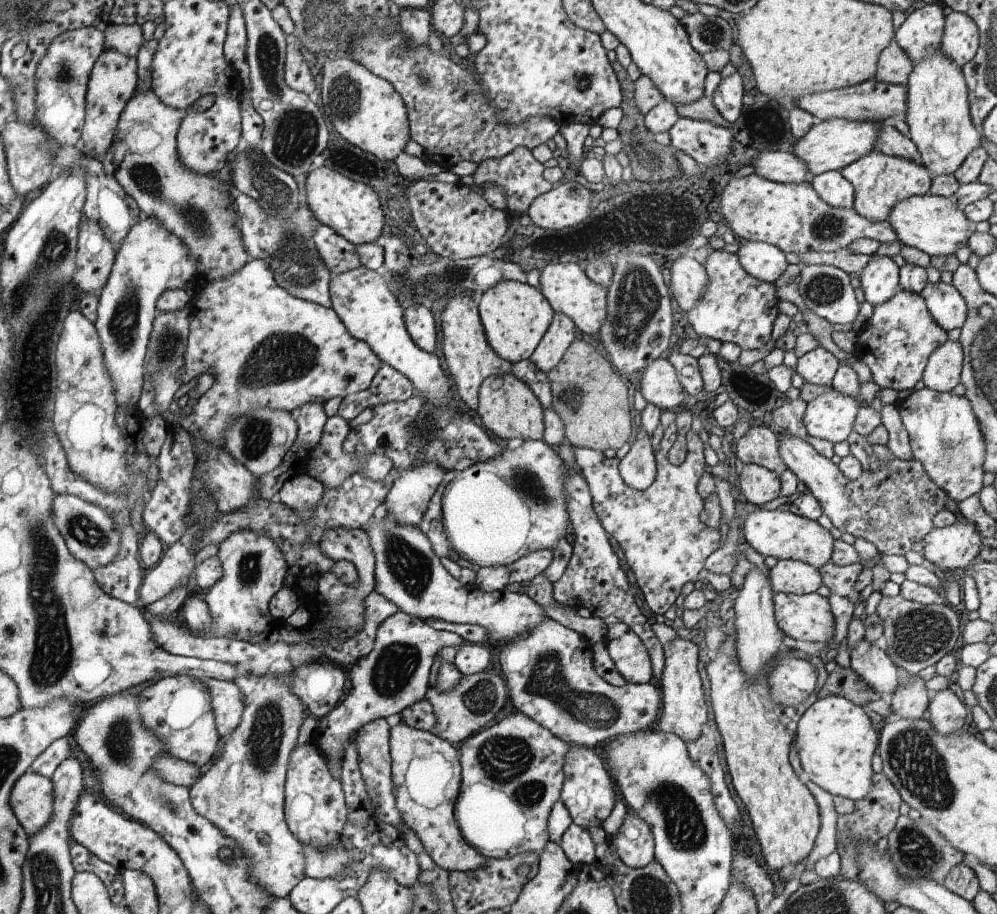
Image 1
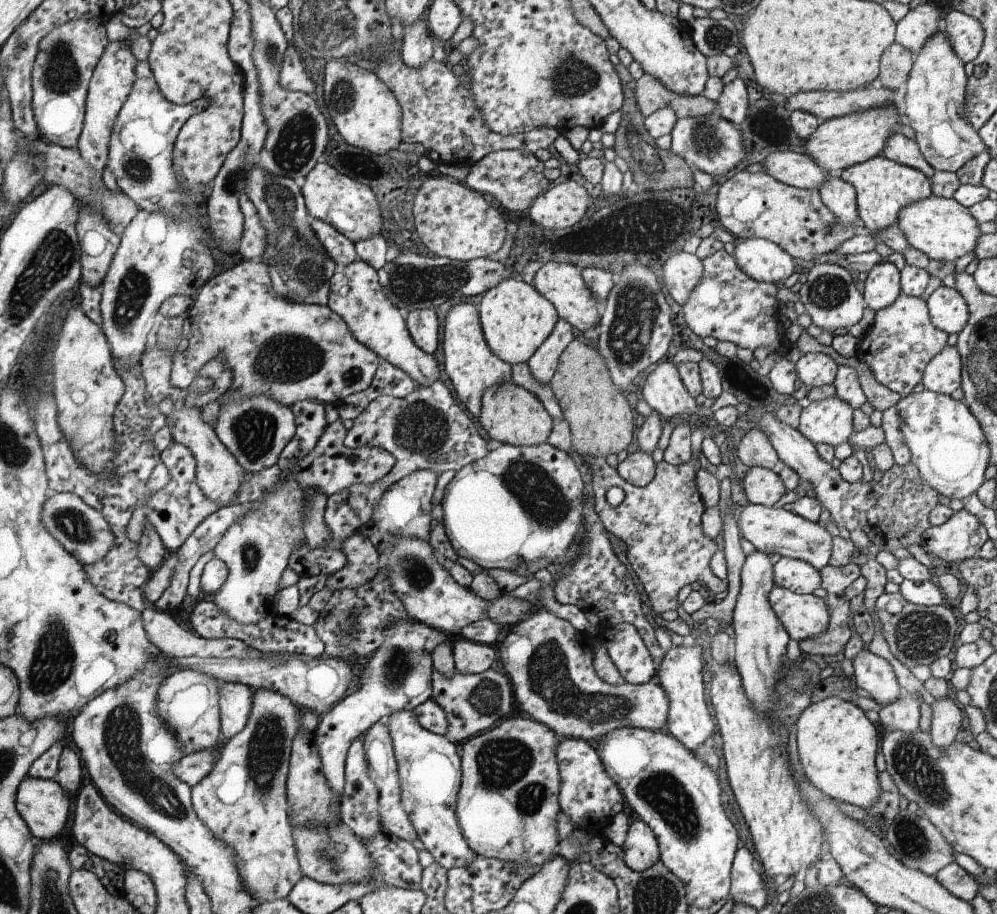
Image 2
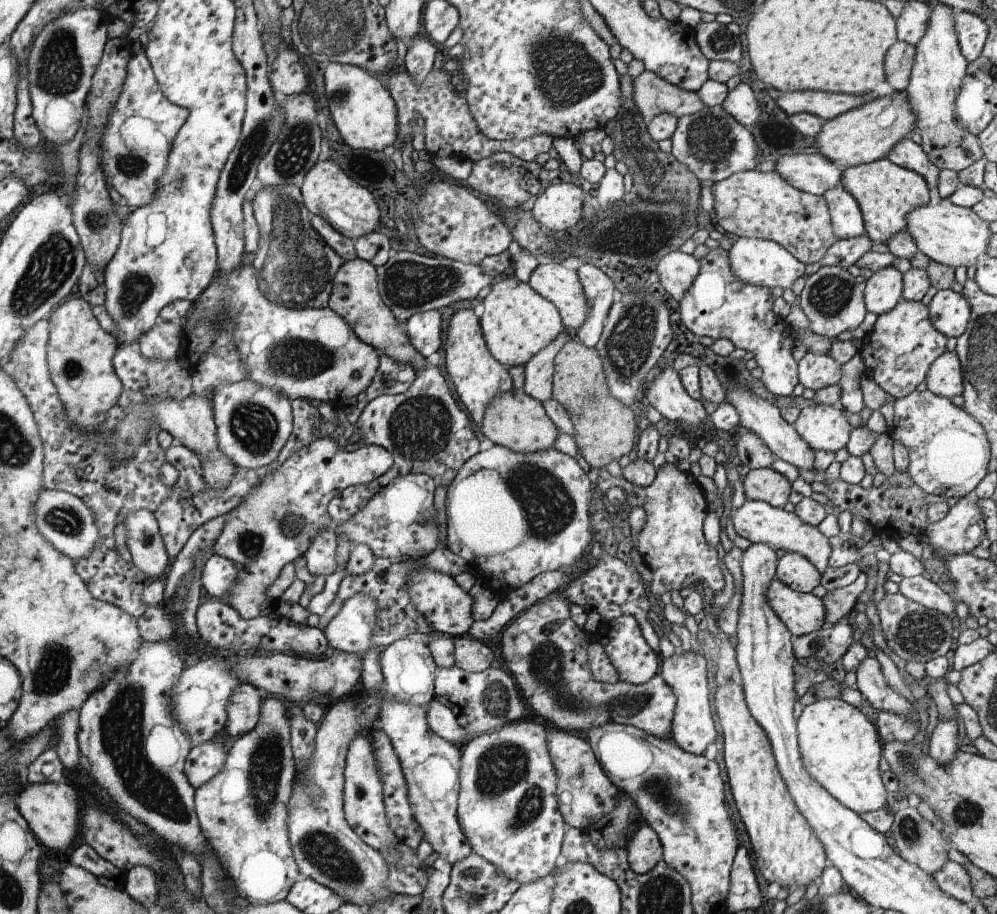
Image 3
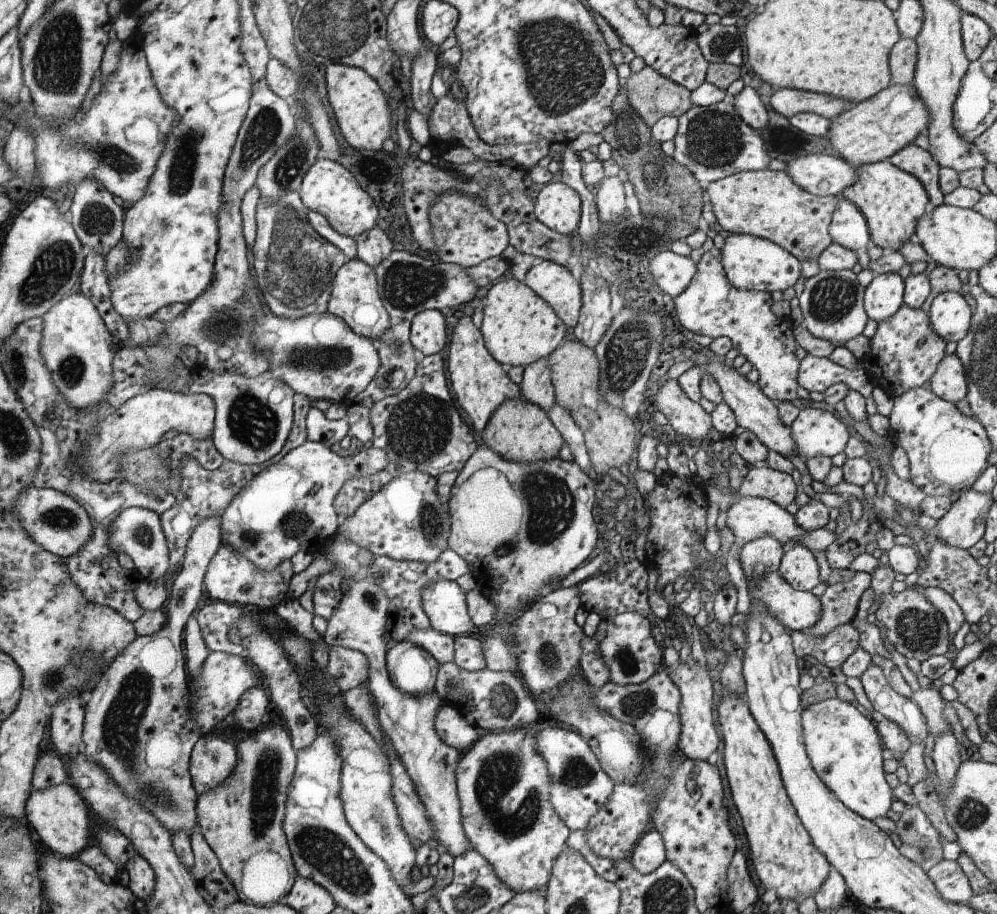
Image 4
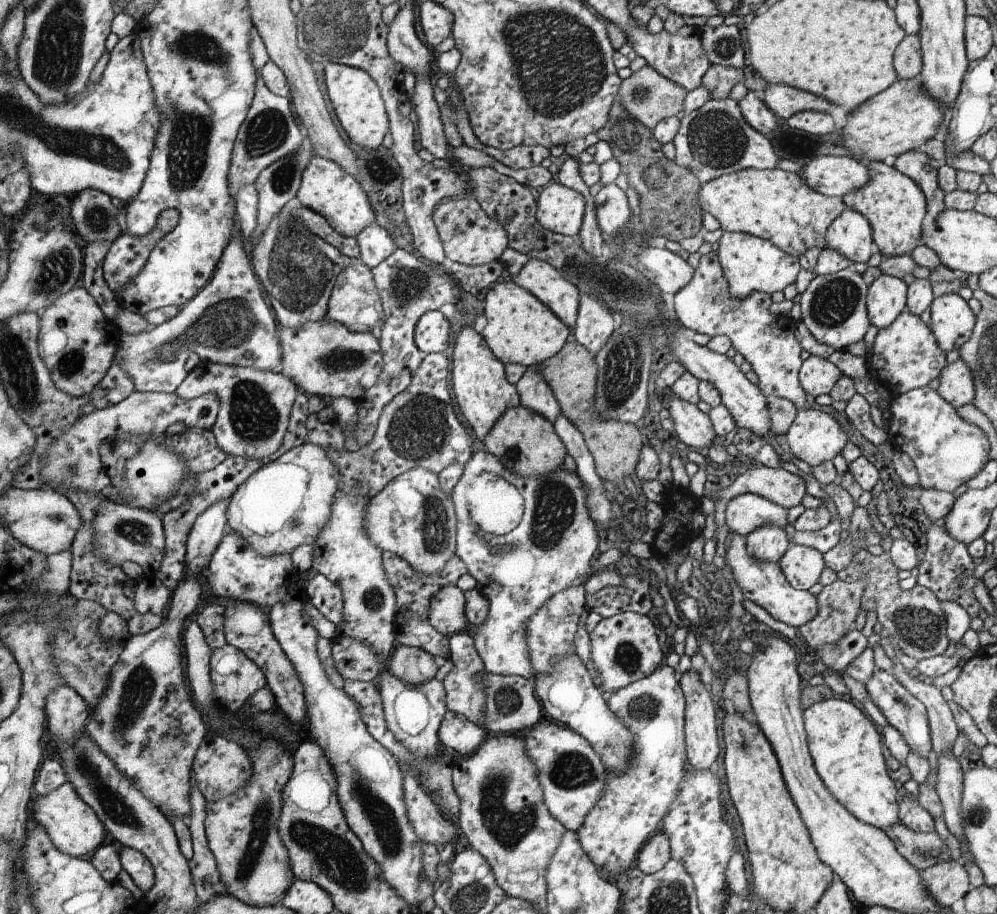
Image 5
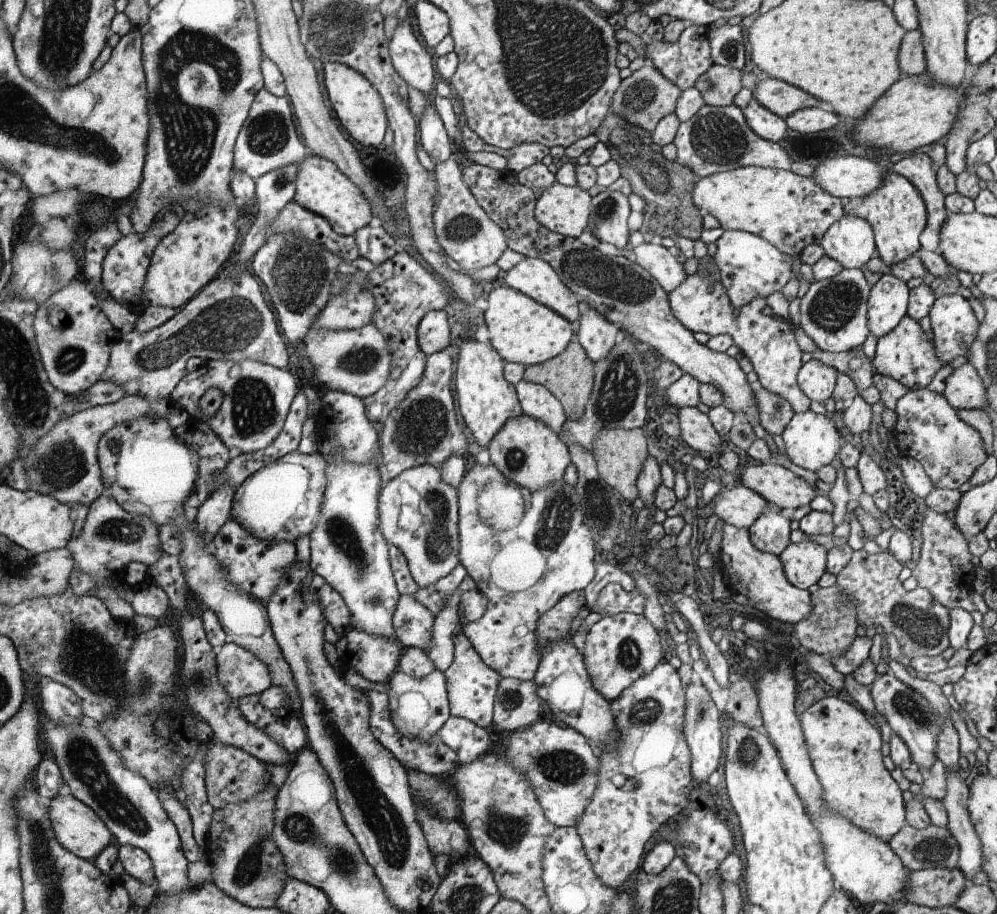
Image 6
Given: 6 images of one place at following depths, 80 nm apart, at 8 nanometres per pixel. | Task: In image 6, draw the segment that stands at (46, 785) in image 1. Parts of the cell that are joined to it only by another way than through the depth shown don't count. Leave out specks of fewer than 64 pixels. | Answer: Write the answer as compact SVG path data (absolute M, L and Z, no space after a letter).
M66 786L63 787L54 800L51 800L50 807L51 820L55 826L55 835L59 842L68 851L71 851L72 854L92 862L108 848L108 844L112 840L110 828L96 815L96 812L91 807L88 807L84 802L80 802L79 799L74 798Z

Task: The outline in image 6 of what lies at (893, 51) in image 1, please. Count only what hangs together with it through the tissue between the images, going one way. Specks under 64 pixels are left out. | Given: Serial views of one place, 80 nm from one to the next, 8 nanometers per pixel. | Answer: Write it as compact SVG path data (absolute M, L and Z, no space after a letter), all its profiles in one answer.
M910 30L904 36L898 52L898 66L901 75L908 77L920 75L926 71L924 44L920 30Z

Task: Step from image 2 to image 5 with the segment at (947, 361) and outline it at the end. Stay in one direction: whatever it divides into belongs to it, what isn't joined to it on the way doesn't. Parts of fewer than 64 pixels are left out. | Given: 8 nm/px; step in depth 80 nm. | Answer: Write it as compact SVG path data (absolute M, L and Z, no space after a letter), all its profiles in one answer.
M958 358L956 362L947 364L939 376L940 386L937 392L941 398L956 409L974 404L976 386L974 386L972 372L964 360Z

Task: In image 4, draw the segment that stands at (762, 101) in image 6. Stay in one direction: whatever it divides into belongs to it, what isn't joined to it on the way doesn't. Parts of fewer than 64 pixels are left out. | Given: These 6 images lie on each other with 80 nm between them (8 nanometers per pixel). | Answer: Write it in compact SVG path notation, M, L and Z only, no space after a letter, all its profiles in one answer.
M778 88L768 99L773 110L788 120L802 112L815 113L831 120L847 108L846 100L801 89Z

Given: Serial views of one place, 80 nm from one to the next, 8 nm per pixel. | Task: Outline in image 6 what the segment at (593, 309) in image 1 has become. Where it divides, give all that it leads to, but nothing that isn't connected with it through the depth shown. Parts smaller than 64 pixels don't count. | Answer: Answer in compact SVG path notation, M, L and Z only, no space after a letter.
M543 259L521 260L506 272L504 285L550 307L572 323L580 318L578 296L568 290L555 268Z

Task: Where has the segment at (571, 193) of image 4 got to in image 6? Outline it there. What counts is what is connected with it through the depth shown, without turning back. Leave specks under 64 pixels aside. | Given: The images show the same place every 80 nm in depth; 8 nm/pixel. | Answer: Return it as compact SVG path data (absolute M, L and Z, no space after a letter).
M552 184L542 192L535 207L535 218L563 237L579 238L591 217L590 194L578 186Z

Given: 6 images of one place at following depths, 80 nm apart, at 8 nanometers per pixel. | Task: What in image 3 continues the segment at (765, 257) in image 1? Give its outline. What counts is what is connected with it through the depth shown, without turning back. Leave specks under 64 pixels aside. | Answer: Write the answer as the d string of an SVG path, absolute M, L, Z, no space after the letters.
M733 237L731 244L732 246L728 250L728 262L730 262L732 274L740 282L746 282L752 286L764 286L764 288L790 289L798 278L805 275L806 265L796 260L778 242L767 239Z

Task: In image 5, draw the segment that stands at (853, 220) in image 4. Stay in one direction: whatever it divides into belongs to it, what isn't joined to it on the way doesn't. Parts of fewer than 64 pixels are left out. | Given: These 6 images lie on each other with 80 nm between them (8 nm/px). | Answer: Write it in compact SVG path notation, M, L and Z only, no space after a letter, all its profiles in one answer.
M845 207L840 217L832 222L824 240L826 249L840 252L852 264L868 263L877 250L868 220L850 207Z

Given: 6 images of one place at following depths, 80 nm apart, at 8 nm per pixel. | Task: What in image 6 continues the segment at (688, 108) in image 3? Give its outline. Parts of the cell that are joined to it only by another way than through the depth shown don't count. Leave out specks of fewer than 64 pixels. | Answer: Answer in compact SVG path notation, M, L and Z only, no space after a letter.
M647 64L623 81L612 102L612 113L651 134L666 116L675 113L680 92L676 84L667 80L653 65Z

